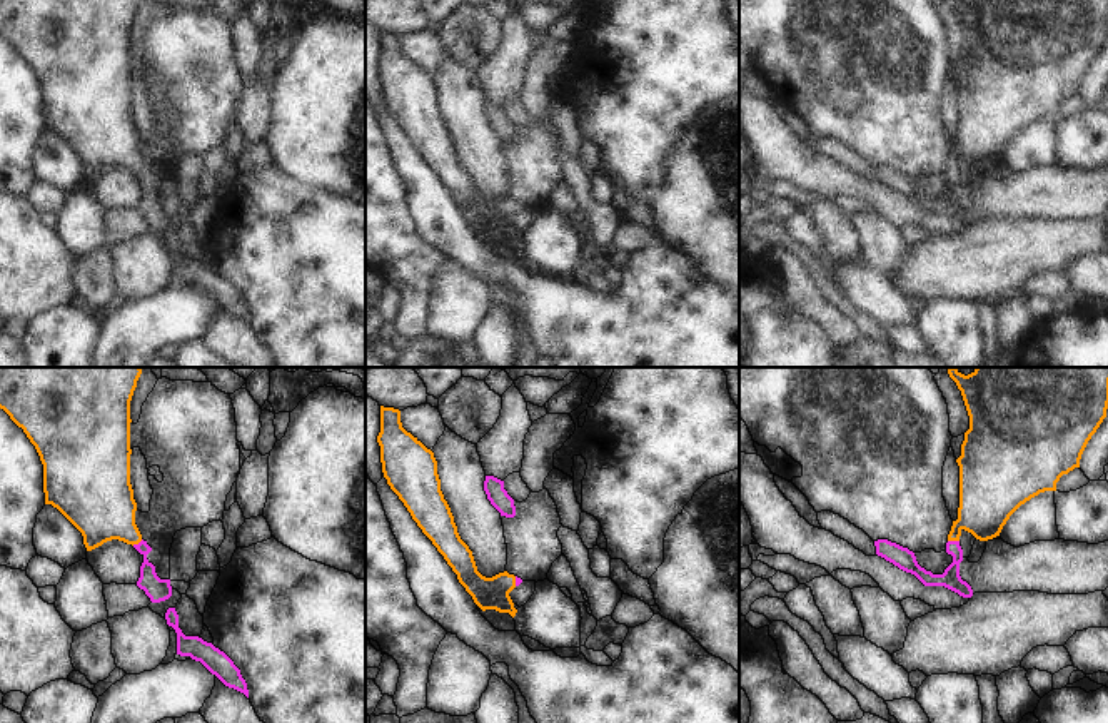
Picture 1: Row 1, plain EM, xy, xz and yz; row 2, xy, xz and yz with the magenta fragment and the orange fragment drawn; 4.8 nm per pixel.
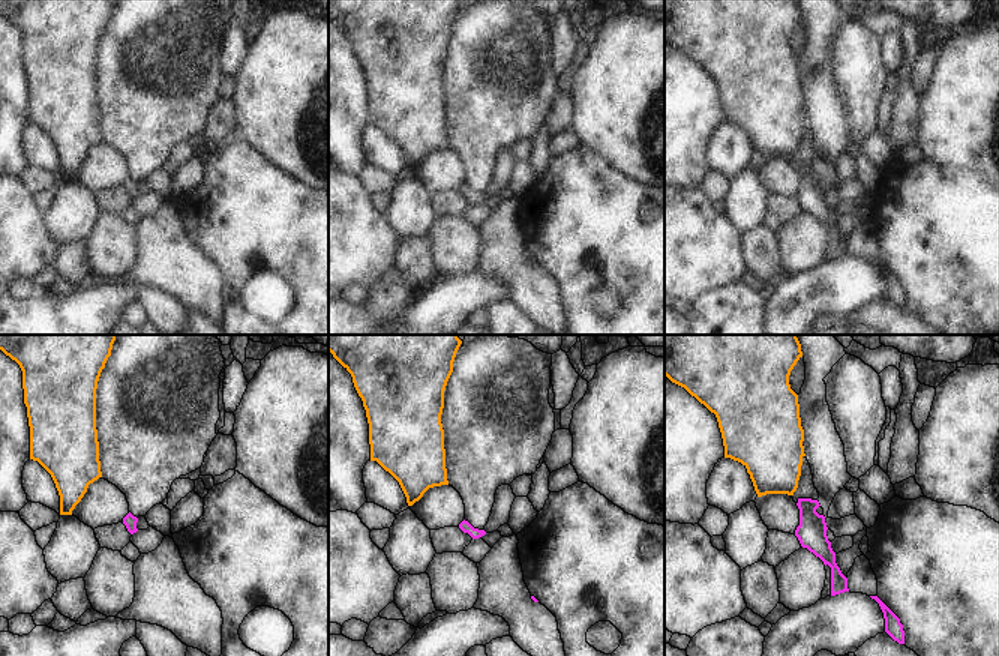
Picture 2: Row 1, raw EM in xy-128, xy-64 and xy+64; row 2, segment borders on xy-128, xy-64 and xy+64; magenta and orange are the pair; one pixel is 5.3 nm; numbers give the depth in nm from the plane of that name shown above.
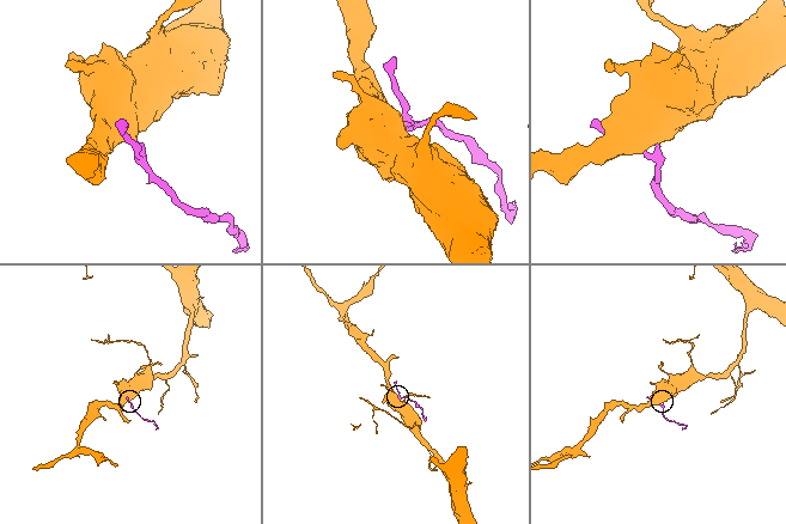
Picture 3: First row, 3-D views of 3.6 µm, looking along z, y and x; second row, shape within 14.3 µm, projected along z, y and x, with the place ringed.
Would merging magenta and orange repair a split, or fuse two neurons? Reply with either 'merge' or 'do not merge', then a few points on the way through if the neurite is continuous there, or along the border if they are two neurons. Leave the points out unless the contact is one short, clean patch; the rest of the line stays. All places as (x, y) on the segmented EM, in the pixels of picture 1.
merge; way yz (905, 560), (943, 578), (953, 541), (955, 531), (987, 501)

